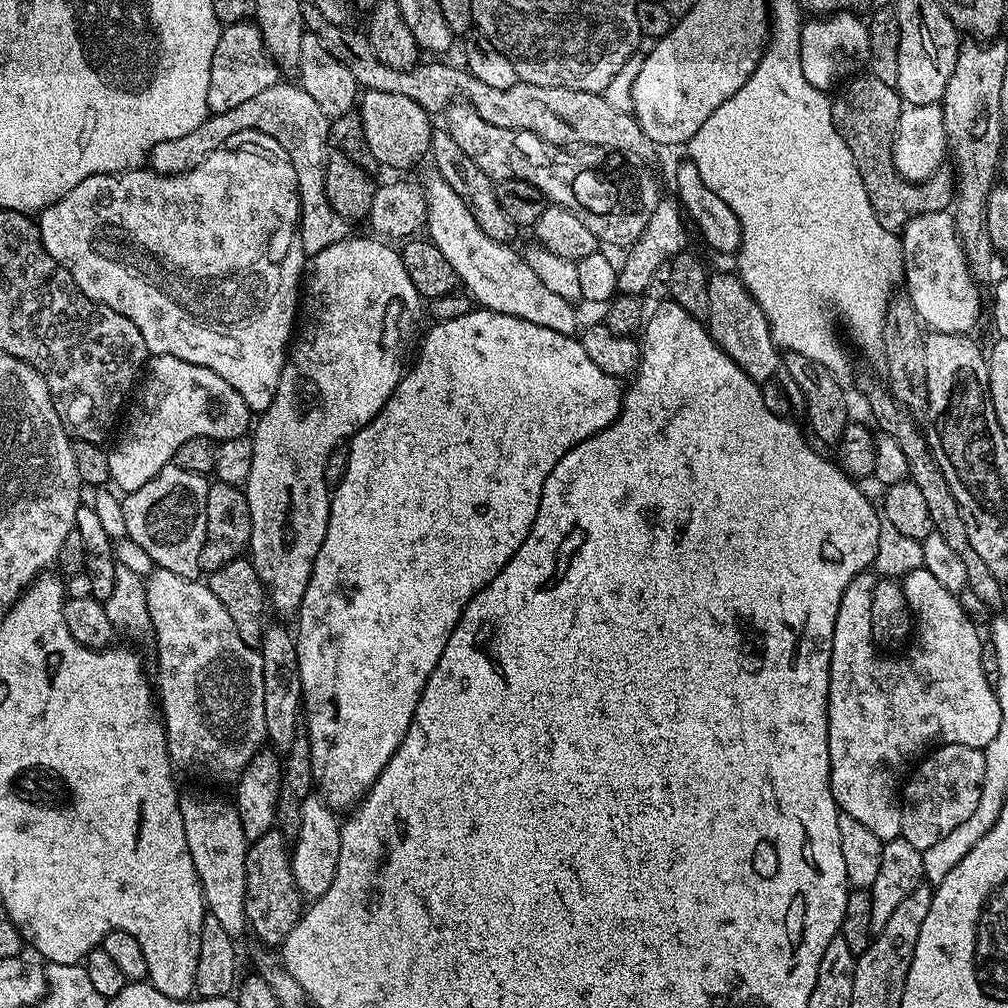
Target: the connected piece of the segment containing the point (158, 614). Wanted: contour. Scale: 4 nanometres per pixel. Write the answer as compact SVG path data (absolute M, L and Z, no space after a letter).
M153 567L145 588L146 606L150 610L156 640L156 664L160 667L160 677L154 680L154 684L158 689L159 711L160 708L164 711L162 727L168 736L168 754L172 763L179 771L181 768L204 780L235 782L267 737L260 653L253 645L242 642L230 614L226 614L226 606L214 598L207 583L170 574L170 570L165 568Z

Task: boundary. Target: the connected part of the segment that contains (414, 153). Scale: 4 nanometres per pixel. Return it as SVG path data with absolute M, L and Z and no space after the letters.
M382 90L373 92L365 91L359 97L358 115L363 130L363 147L366 152L373 156L380 164L385 164L388 168L404 168L407 164L416 164L420 159L429 155L432 146L432 133L434 125L430 121L430 113L418 102L410 102L410 98L402 98L402 94L386 94Z

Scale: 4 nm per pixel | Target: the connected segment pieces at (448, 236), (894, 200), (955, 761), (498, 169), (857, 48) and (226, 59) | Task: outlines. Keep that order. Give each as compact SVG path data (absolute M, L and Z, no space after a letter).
M429 176L428 185L422 188L427 203L426 236L454 268L457 281L463 287L465 284L468 296L481 309L506 314L516 322L525 320L528 323L525 325L533 329L573 335L577 331L573 301L551 292L538 279L538 274L530 270L527 259L512 249L511 243L499 244L494 238L486 238L470 210L466 210L462 198L446 186L441 176Z
M871 74L863 75L853 75L843 85L845 88L831 97L832 121L838 134L842 134L842 142L846 142L846 146L850 146L850 154L854 154L854 166L858 166L858 174L862 174L862 186L866 186L870 206L878 222L882 222L886 230L899 233L915 216L929 211L935 200L943 198L944 192L935 188L935 183L904 180L896 172L892 165L892 139L902 107L900 93L893 85Z
M941 744L933 747L911 769L902 788L900 809L902 830L900 836L918 851L924 851L934 842L946 838L954 826L962 826L978 806L986 778L986 758L983 748Z
M453 102L444 109L443 127L458 142L458 147L466 153L466 158L478 166L493 181L502 180L525 180L530 182L553 205L559 200L564 200L564 164L556 160L556 168L552 168L552 151L549 151L547 142L530 134L526 130L517 128L503 128L502 126L490 126L490 122L482 122L476 111L469 104Z
M851 11L812 18L800 29L800 61L806 82L821 90L828 90L835 80L843 81L853 71L852 64L861 63L868 51L868 26L863 19L858 20Z
M252 22L227 25L218 38L218 46L214 50L214 58L210 62L210 78L208 82L208 111L225 112L234 106L242 106L242 102L254 98L254 94L262 94L262 90L273 88L278 82L278 65L264 51L260 39L260 29Z

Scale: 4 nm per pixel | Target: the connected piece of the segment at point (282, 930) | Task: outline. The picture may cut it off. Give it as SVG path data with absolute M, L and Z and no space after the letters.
M273 826L269 832L262 834L262 838L251 841L248 846L244 919L247 927L253 928L268 943L265 945L280 946L290 930L300 921L301 915L302 897L294 882L290 844L280 829Z

